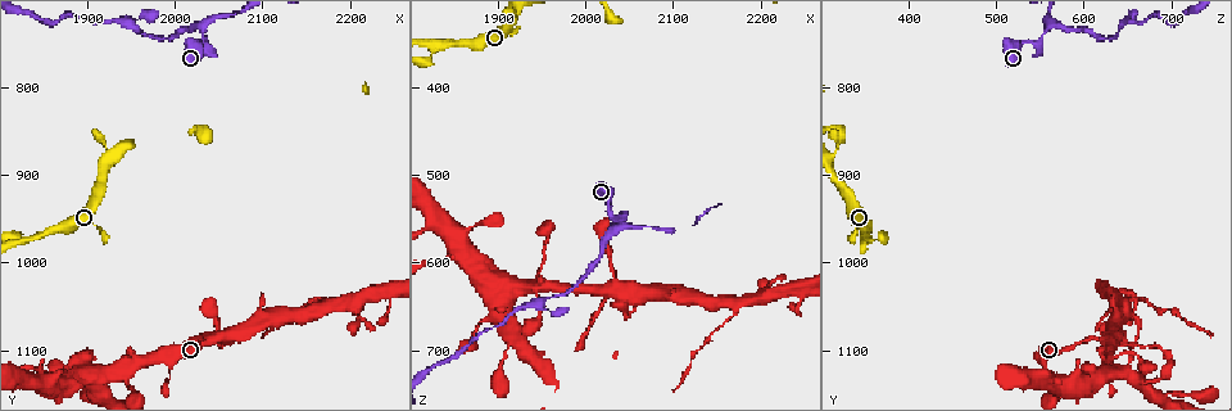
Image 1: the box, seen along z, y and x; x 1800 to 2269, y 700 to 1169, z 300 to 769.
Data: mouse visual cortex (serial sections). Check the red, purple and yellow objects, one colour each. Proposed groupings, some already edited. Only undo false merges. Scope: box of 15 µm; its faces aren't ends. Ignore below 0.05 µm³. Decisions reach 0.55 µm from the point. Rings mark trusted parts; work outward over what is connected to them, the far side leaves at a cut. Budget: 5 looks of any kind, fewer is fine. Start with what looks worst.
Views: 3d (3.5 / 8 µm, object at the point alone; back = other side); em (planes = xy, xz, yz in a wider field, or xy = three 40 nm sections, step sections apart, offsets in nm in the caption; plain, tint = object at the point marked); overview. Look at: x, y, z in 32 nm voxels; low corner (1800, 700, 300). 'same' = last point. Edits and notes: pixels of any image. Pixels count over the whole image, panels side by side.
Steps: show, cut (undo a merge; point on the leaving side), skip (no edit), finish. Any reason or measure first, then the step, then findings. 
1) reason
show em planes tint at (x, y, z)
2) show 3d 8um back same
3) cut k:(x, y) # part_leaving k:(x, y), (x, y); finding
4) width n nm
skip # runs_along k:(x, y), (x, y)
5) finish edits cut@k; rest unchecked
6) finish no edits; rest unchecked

thin arm on a thick one
show 3d 8um at (2170, 1050, 645)

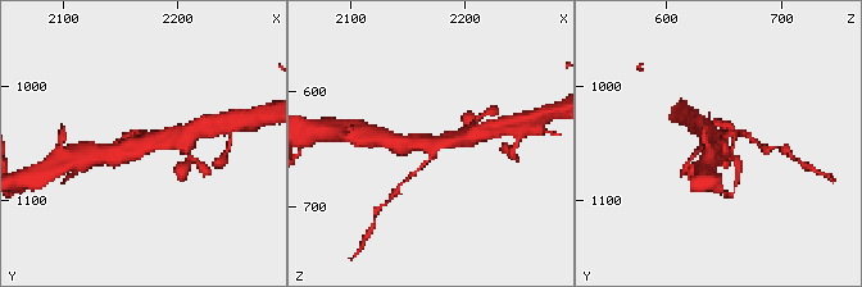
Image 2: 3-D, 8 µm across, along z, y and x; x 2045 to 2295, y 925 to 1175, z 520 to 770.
closer look
show 3d 3.5um at (2168, 1050, 644)

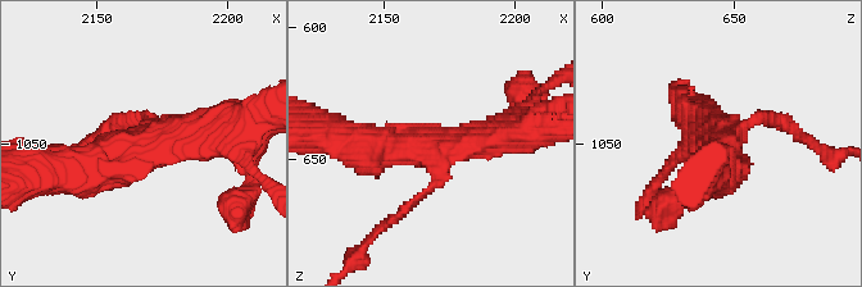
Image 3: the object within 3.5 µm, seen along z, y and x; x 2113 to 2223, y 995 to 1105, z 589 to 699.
arms 3; arm_widths 150, 400, 500 nm; need the tissue
show em xy step 1 tint at (2168, 1052, 645)

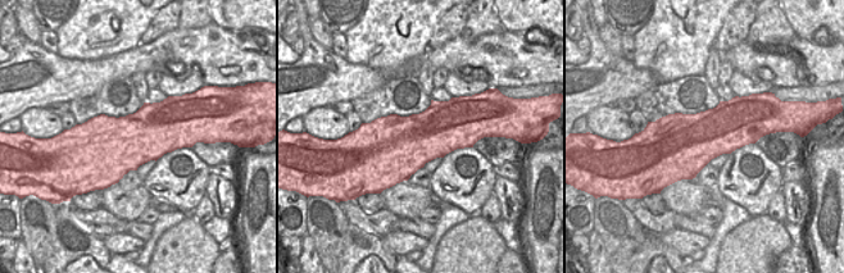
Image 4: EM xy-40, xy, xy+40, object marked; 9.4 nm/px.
skip # runs_along 3:(62, 172), (180, 136), (227, 136); one cell here

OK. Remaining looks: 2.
arms part here
show 3d 8um at (1840, 975, 350)

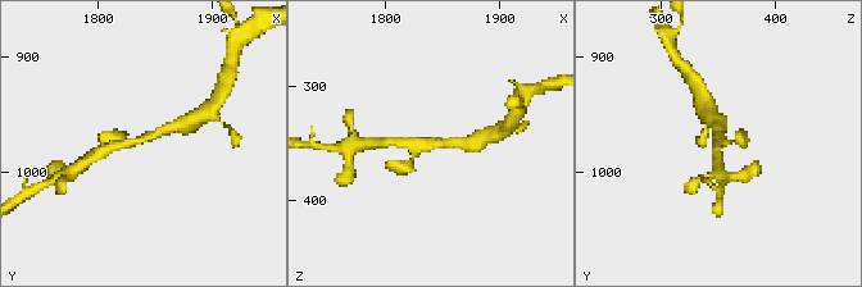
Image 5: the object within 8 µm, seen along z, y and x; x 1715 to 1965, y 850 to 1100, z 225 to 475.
arms 3; arm_widths 150, 250, 300 nm
show em xy step 5 tint at (1842, 972, 350)

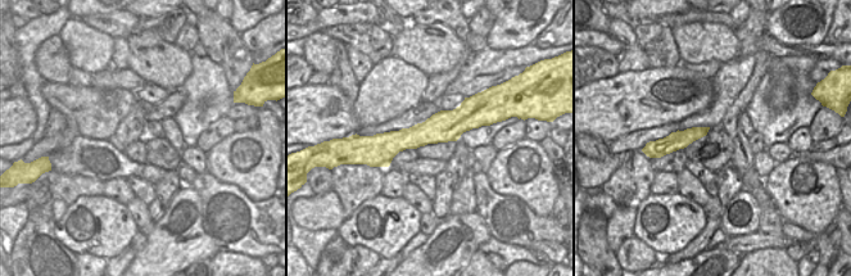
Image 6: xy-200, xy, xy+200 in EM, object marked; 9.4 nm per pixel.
skip # all the same cell

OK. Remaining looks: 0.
finish no edits; rest unchecked

